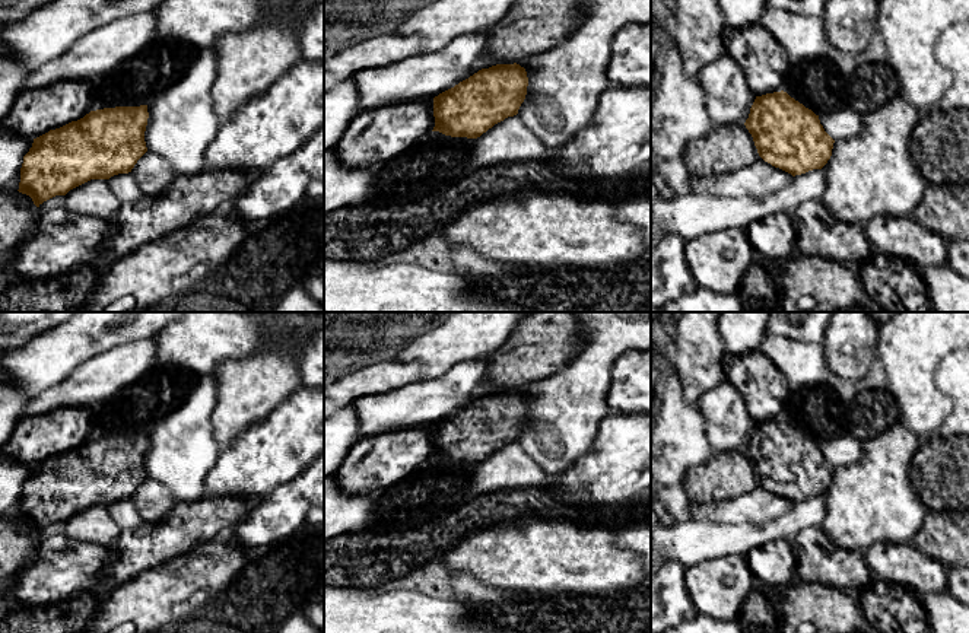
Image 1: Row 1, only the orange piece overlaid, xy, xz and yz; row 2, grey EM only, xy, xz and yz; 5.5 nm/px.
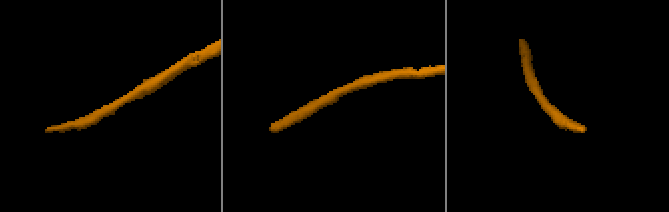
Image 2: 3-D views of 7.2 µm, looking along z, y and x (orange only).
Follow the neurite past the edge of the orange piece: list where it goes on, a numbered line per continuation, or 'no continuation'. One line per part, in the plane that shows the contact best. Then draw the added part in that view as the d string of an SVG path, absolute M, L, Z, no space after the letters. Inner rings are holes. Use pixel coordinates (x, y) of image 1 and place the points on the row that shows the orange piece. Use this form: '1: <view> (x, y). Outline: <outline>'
no continuation

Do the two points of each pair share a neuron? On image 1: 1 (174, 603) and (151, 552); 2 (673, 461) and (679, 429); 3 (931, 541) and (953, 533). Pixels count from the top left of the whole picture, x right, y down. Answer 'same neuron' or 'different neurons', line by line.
1: different neurons
2: same neuron
3: same neuron

